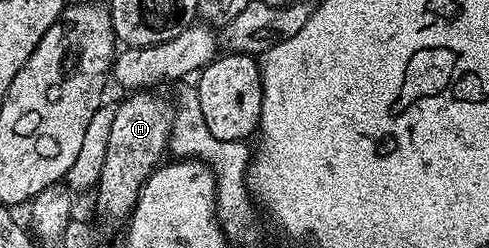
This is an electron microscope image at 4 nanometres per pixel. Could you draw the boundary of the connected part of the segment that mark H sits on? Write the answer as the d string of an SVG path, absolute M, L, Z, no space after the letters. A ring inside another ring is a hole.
M132 92L127 97L116 107L102 172L94 187L96 210L108 222L123 223L131 215L146 180L169 149L169 134L175 124L177 107L160 92Z

